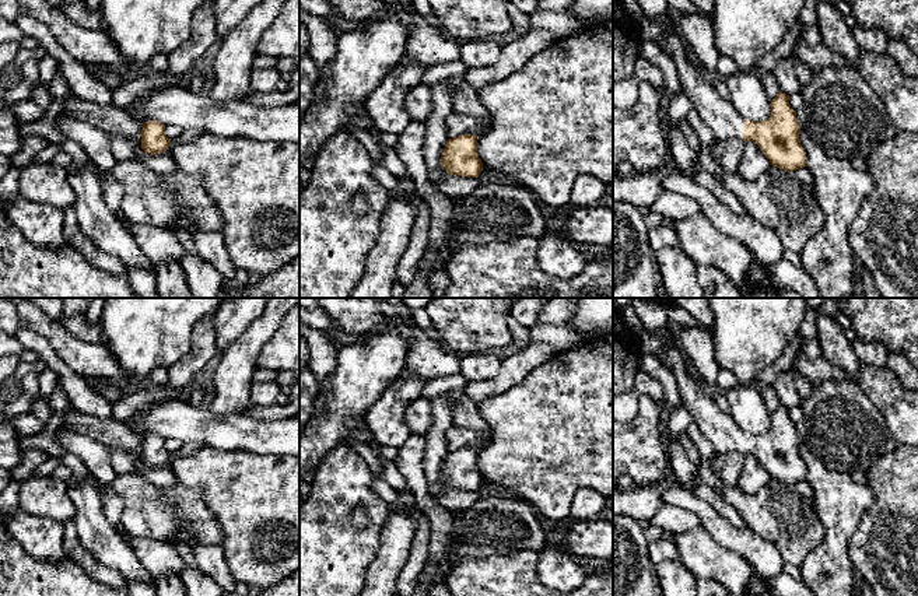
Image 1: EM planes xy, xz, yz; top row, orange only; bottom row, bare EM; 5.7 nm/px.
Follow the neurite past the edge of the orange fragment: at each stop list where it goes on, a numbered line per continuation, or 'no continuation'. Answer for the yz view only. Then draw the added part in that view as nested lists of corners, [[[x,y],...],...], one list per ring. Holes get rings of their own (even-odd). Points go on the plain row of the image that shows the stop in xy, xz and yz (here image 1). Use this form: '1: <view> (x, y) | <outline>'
1: yz (725, 435) | [[[669,329],[641,333],[641,348],[652,353],[672,371],[676,378],[682,404],[691,413],[693,421],[701,432],[711,441],[718,456],[733,450],[742,452],[744,432],[732,420],[730,414],[723,413],[714,396],[700,388],[688,375],[682,353],[672,343]]]

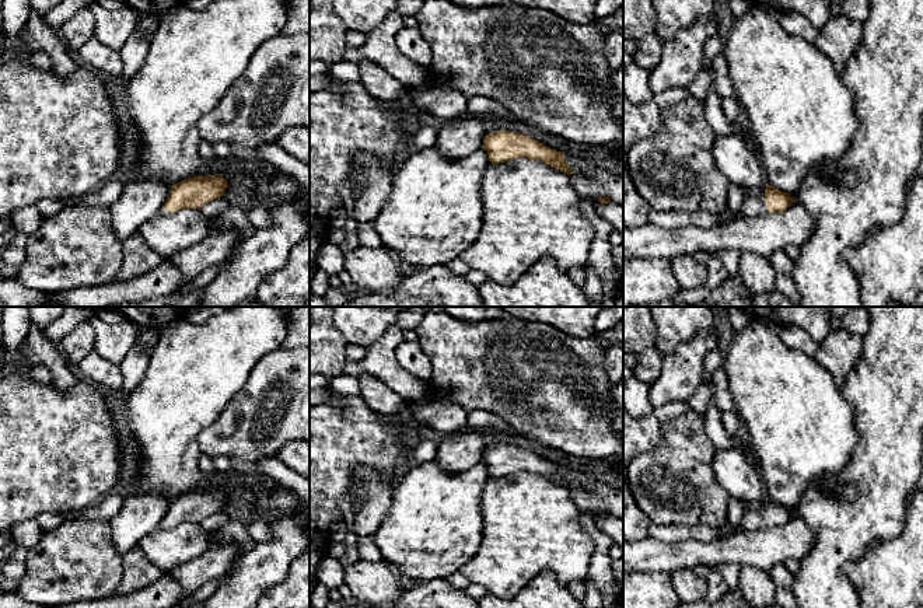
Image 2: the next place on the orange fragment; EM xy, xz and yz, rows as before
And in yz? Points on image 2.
1: yz (754, 519) | [[[765,504],[759,507],[748,506],[742,521],[740,523],[740,531],[754,531],[761,528],[769,528],[768,518],[765,516]]]

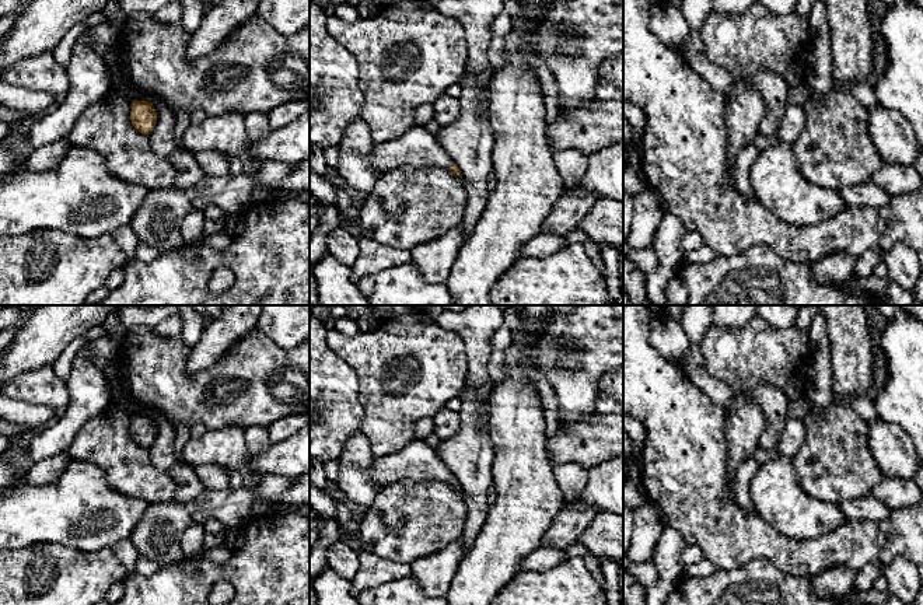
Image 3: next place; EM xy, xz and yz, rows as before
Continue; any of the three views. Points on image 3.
1: xz (416, 461) | [[[412,440],[403,450],[392,455],[377,457],[371,466],[373,479],[385,487],[401,479],[438,480],[450,483],[454,475],[424,441]]]

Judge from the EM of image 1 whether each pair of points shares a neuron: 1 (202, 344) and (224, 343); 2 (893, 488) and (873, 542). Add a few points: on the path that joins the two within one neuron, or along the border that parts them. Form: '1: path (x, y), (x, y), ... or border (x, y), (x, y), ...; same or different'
1: border (214, 314), (214, 344), (217, 351); different
2: path (893, 501), (893, 522), (886, 529); same

